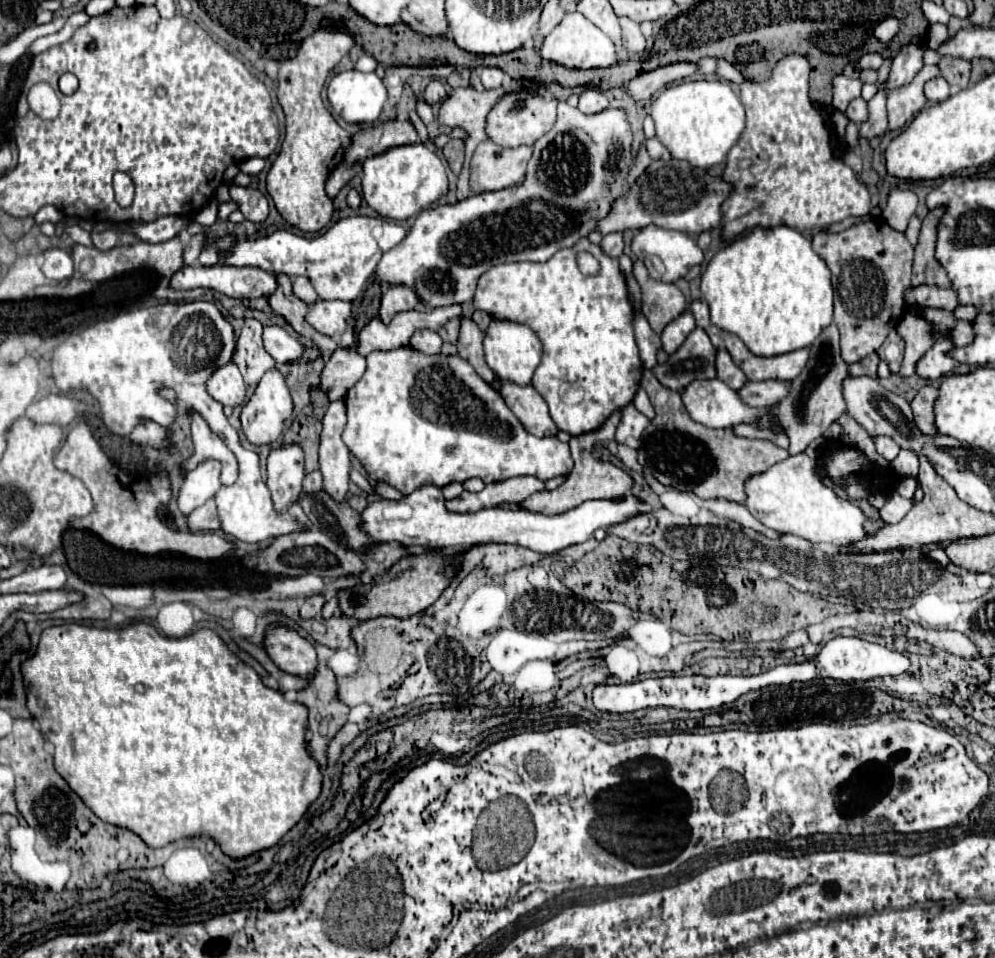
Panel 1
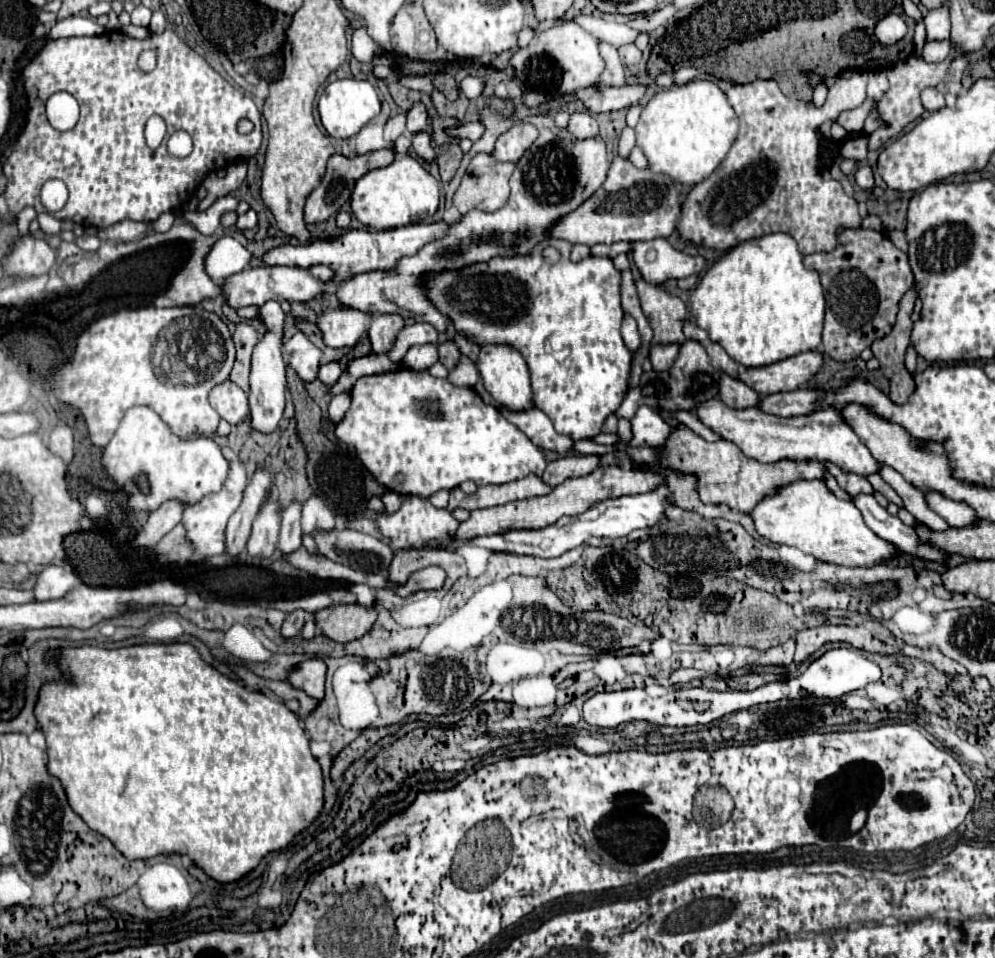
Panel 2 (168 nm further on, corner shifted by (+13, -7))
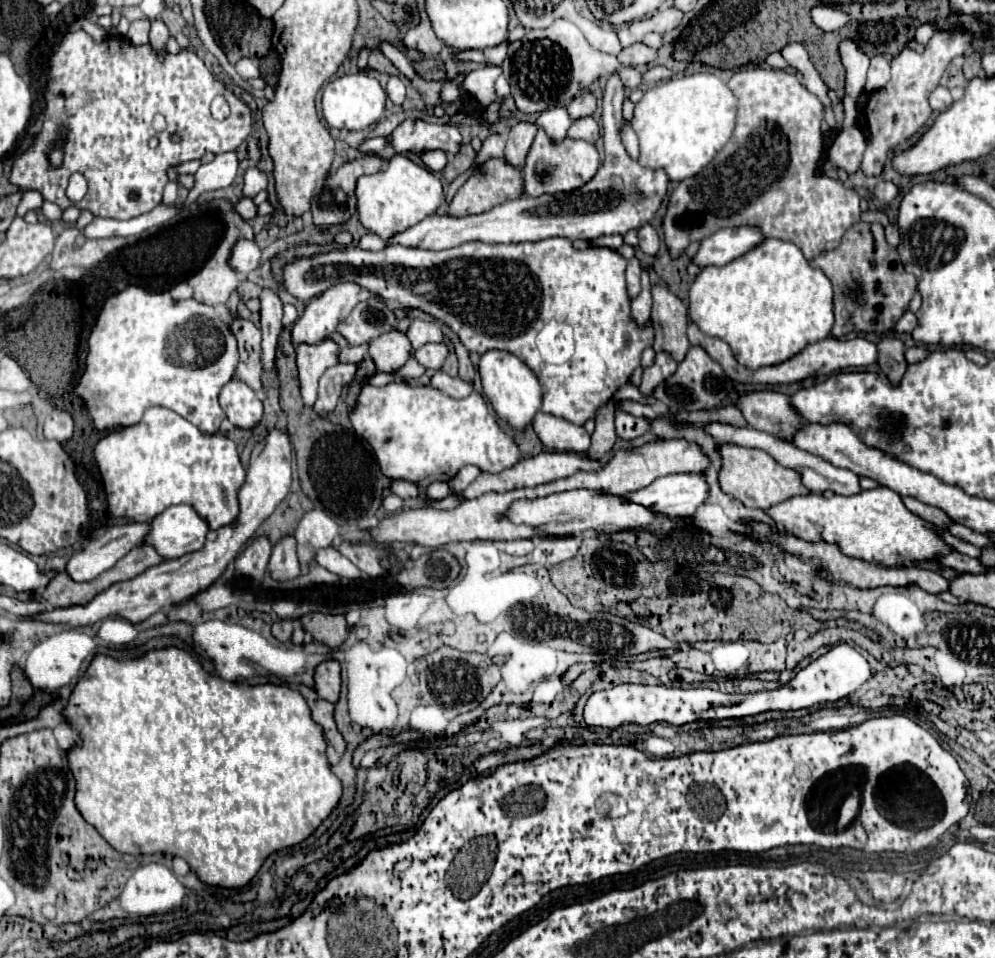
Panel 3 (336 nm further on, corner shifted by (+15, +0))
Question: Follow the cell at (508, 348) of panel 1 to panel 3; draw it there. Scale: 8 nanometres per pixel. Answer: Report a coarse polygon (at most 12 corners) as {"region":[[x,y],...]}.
{"region":[[508,351],[480,357],[484,395],[516,429],[540,411],[536,375]]}

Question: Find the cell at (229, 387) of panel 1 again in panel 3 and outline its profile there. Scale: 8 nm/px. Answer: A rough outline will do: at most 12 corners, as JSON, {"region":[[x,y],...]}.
{"region":[[232,377],[220,391],[220,407],[240,429],[260,423],[262,401]]}

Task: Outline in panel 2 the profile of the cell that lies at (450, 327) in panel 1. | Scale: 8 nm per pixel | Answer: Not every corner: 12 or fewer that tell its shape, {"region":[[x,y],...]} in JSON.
{"region":[[454,342],[438,346],[440,362],[454,370],[460,362],[460,350]]}

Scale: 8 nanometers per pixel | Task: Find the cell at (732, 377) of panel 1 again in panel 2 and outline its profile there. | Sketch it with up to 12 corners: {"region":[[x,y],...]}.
{"region":[[722,374],[720,400],[730,408],[758,406],[762,398],[744,382]]}

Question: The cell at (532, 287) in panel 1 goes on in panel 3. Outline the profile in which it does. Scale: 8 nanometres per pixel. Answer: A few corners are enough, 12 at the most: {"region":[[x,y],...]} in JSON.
{"region":[[536,243],[294,257],[302,301],[358,283],[504,349],[542,411],[596,419],[654,329],[626,259]]}

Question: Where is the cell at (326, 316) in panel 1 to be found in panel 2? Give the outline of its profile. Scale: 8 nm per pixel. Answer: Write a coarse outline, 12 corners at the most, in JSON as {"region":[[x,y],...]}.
{"region":[[336,308],[318,318],[326,346],[352,348],[366,312]]}

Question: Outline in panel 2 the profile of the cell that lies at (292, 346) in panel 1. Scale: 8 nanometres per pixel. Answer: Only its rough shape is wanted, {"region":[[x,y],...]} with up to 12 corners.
{"region":[[302,332],[282,352],[304,382],[316,380],[322,350]]}

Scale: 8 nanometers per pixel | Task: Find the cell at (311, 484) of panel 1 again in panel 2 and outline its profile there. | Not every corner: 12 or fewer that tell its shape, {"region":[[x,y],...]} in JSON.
{"region":[[292,502],[282,512],[278,550],[292,554],[302,546],[300,510]]}

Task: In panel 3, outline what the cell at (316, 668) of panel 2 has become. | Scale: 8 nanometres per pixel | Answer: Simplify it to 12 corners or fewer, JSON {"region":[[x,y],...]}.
{"region":[[340,663],[314,669],[316,693],[334,703],[340,695]]}

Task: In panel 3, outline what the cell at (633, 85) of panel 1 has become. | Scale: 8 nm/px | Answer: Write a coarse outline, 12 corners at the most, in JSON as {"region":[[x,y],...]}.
{"region":[[590,91],[574,97],[568,105],[572,119],[596,111],[596,95]]}

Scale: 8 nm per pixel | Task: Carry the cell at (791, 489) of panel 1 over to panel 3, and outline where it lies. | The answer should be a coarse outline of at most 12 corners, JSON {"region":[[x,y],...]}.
{"region":[[888,487],[768,507],[778,529],[894,567],[952,547]]}

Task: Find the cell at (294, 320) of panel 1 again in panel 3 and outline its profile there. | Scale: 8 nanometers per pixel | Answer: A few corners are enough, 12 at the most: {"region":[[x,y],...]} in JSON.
{"region":[[342,335],[330,339],[340,347],[338,361],[358,363],[368,355],[368,345],[350,345]]}

